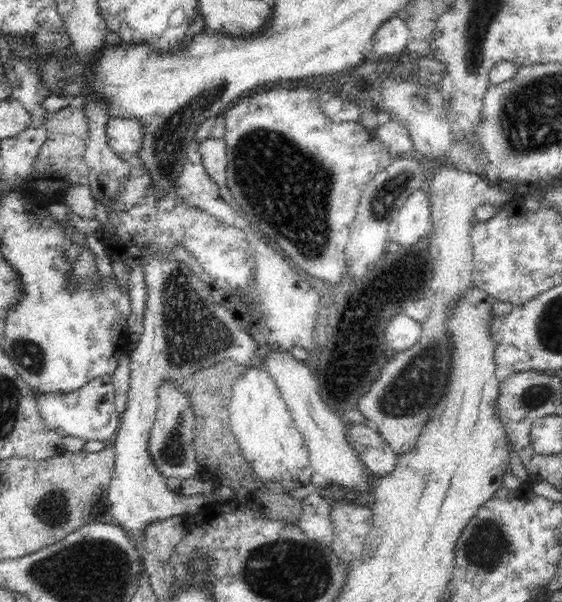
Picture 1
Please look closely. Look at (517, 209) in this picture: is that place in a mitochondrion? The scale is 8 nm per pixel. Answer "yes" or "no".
no

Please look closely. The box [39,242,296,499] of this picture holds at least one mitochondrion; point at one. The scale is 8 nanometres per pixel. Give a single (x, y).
(190, 330)

